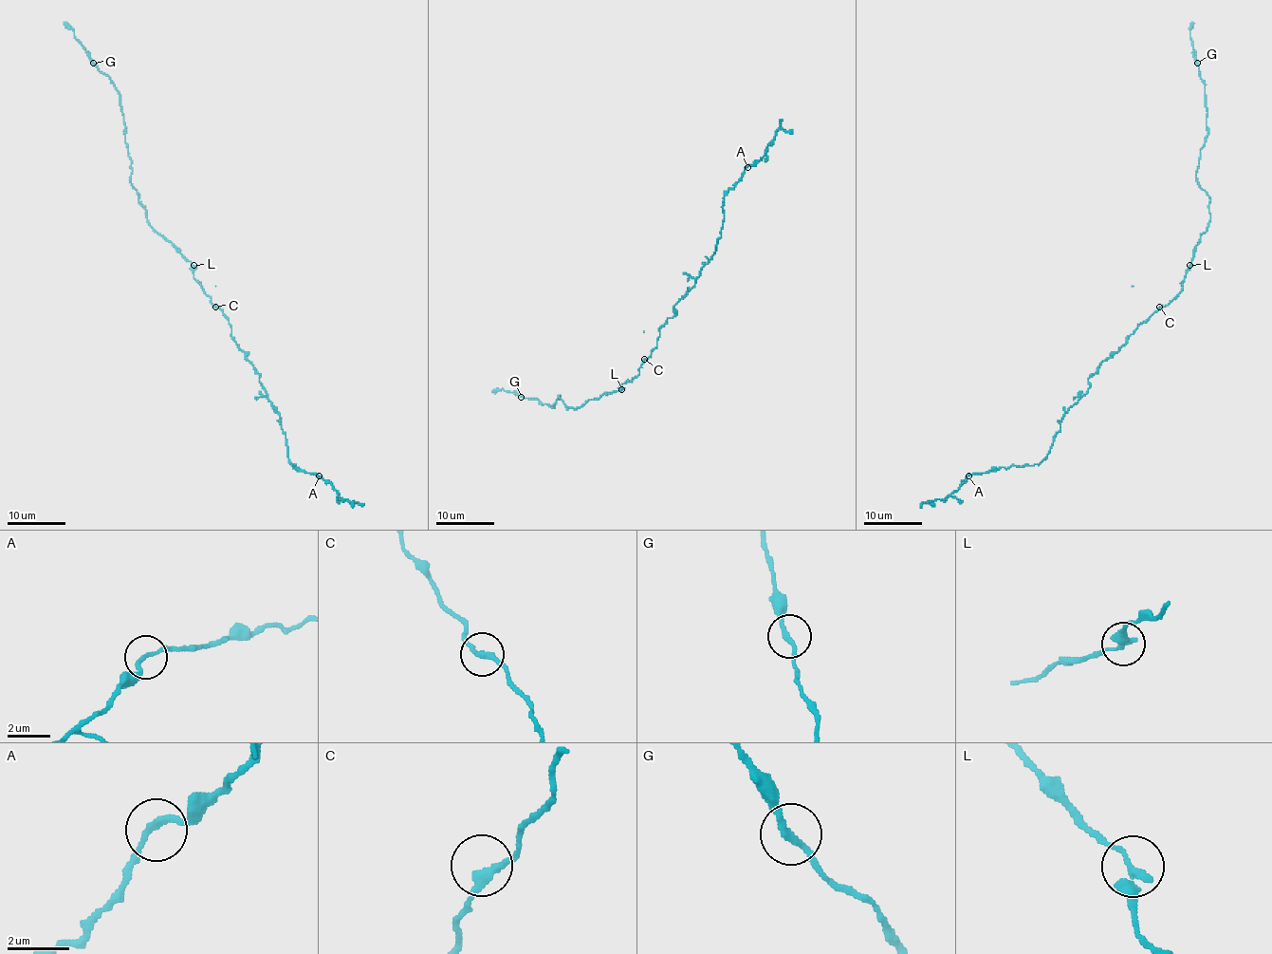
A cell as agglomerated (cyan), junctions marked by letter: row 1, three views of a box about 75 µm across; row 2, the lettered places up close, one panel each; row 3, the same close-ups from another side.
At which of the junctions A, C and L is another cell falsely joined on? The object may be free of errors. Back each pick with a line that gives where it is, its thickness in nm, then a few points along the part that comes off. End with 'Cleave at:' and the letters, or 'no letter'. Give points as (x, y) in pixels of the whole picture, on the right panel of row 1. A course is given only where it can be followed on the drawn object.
L: place (1189, 265); calibre 240 nm; course (1189, 266), (1193, 250), (1210, 222), (1210, 196), (1196, 179), (1207, 134), (1205, 82), (1189, 38), (1193, 22)
Cleave at: L

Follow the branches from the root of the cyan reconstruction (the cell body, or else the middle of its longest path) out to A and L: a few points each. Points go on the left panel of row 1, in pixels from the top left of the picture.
A: (223, 312), (231, 327), (231, 339), (246, 353), (267, 399), (280, 416), (288, 459), (294, 468), (319, 476)
L: (223, 312), (211, 304), (211, 299), (193, 277), (193, 266)

